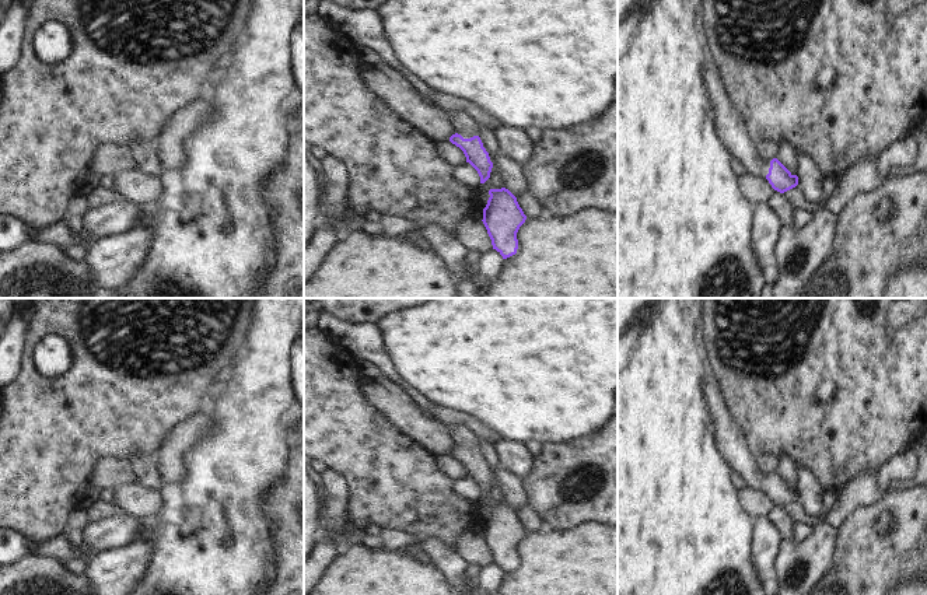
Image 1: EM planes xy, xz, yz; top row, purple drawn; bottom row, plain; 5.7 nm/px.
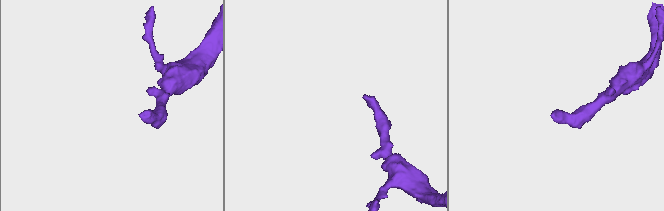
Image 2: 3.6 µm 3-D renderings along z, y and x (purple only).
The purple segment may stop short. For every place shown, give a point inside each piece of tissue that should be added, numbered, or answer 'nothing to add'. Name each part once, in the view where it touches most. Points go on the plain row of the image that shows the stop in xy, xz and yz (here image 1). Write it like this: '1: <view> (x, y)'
1: xz (465, 440)

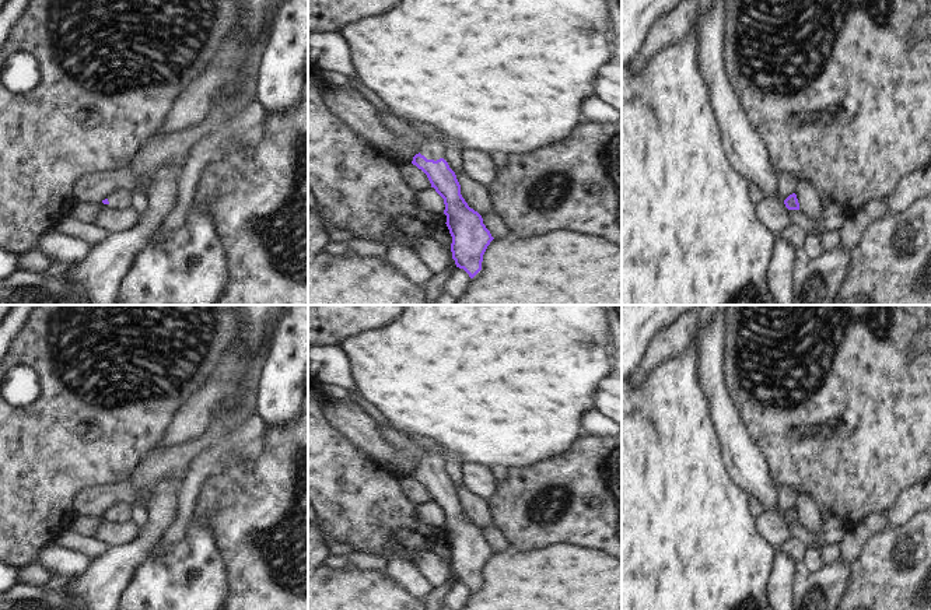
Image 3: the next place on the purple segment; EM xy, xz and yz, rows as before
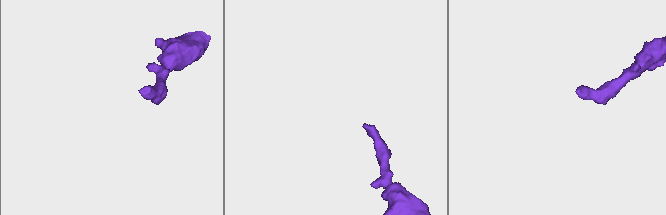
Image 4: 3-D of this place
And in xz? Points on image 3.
1: xz (431, 463)

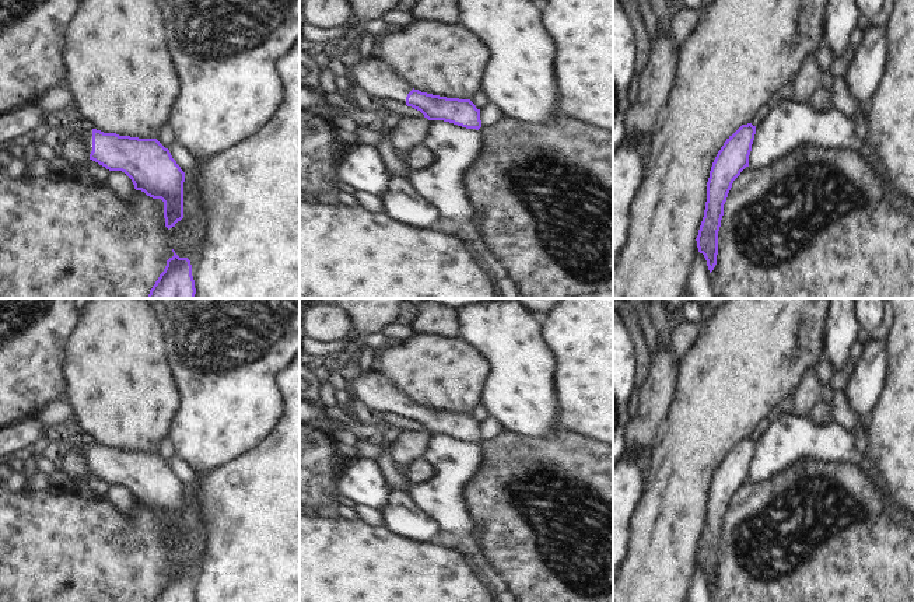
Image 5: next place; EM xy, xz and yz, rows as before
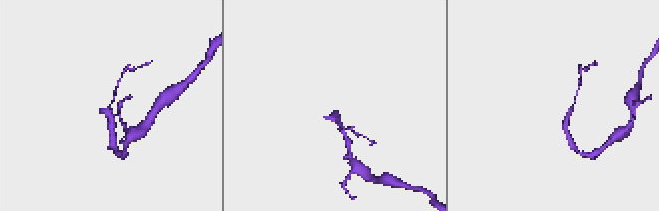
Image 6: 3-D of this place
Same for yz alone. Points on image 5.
nothing to add

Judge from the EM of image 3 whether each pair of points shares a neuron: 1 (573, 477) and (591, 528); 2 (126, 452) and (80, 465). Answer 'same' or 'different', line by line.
1: same
2: same

